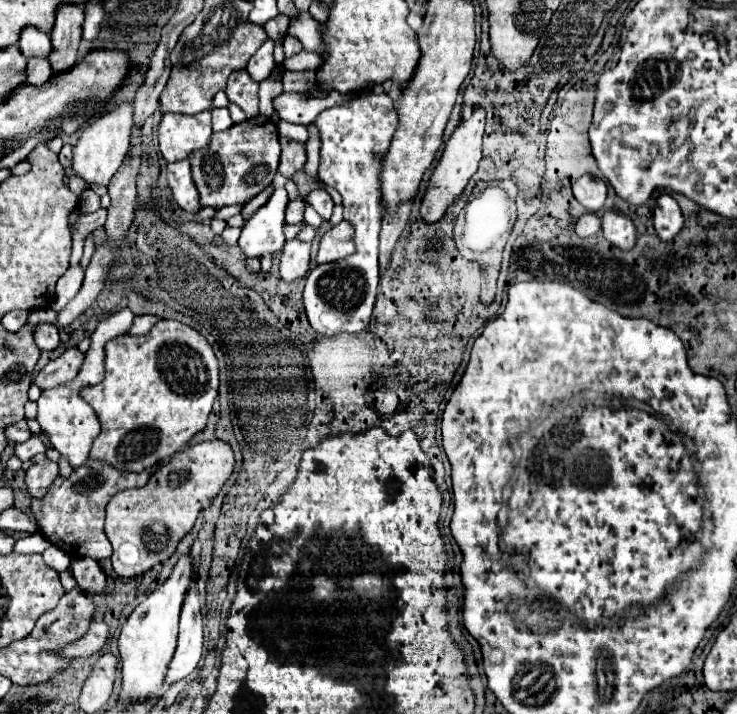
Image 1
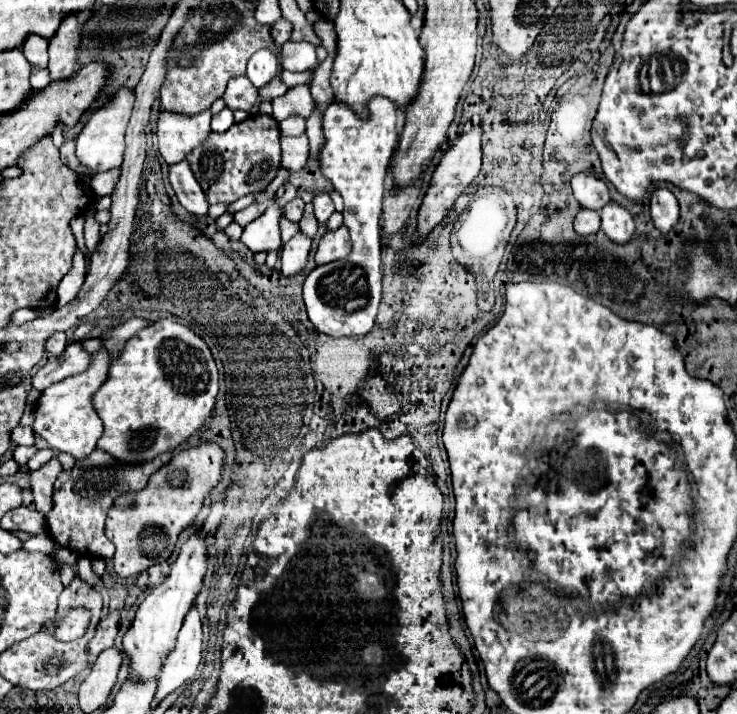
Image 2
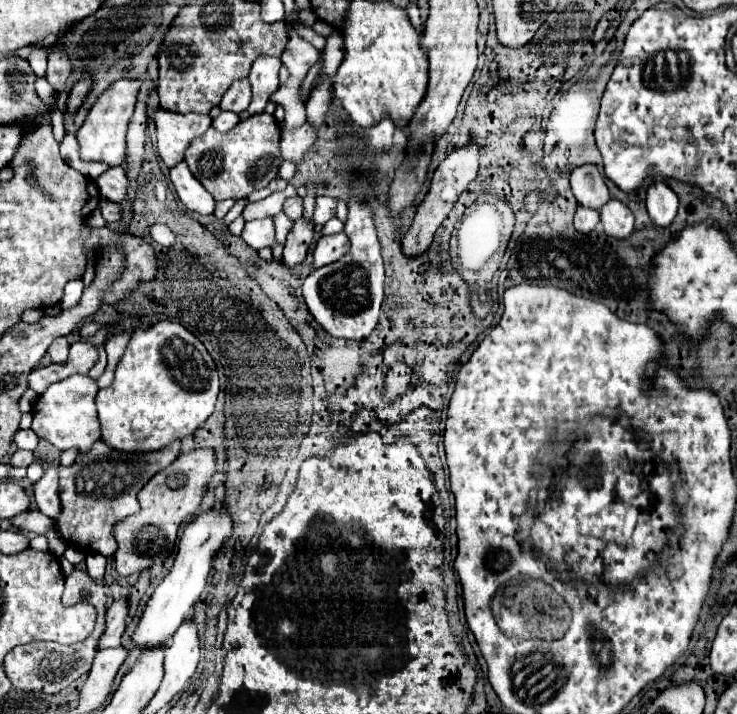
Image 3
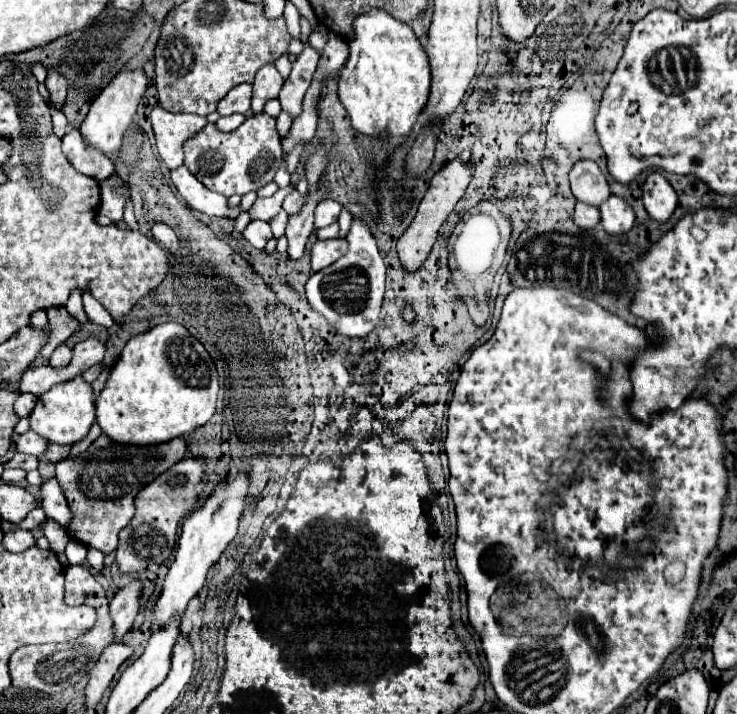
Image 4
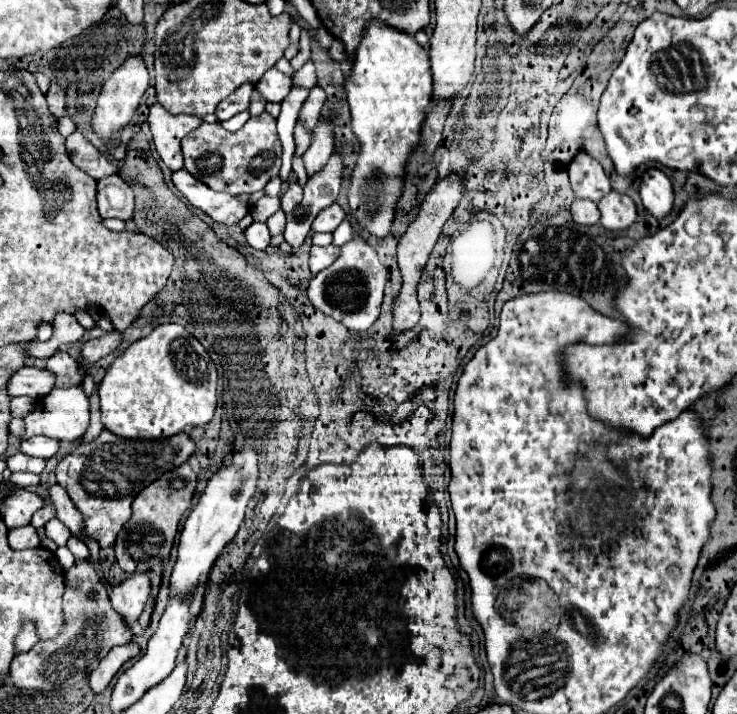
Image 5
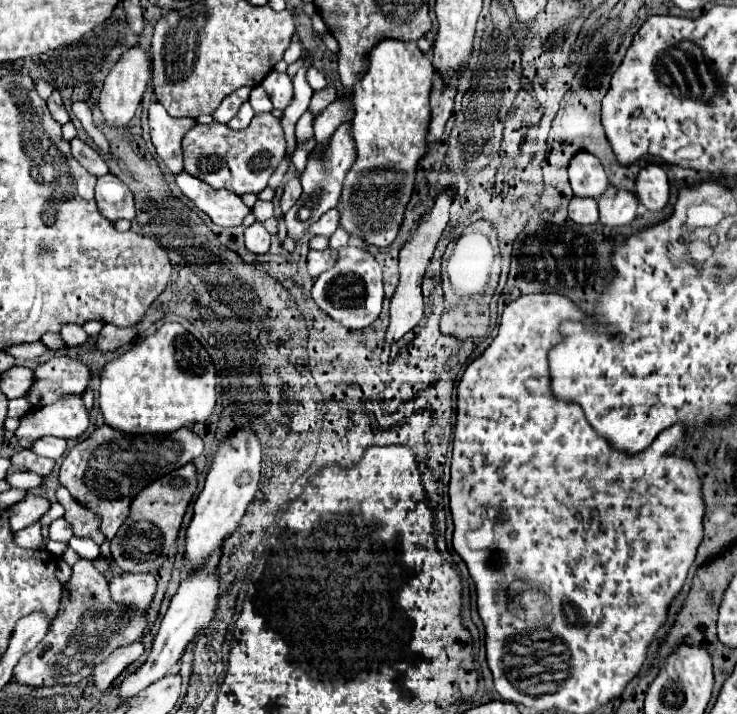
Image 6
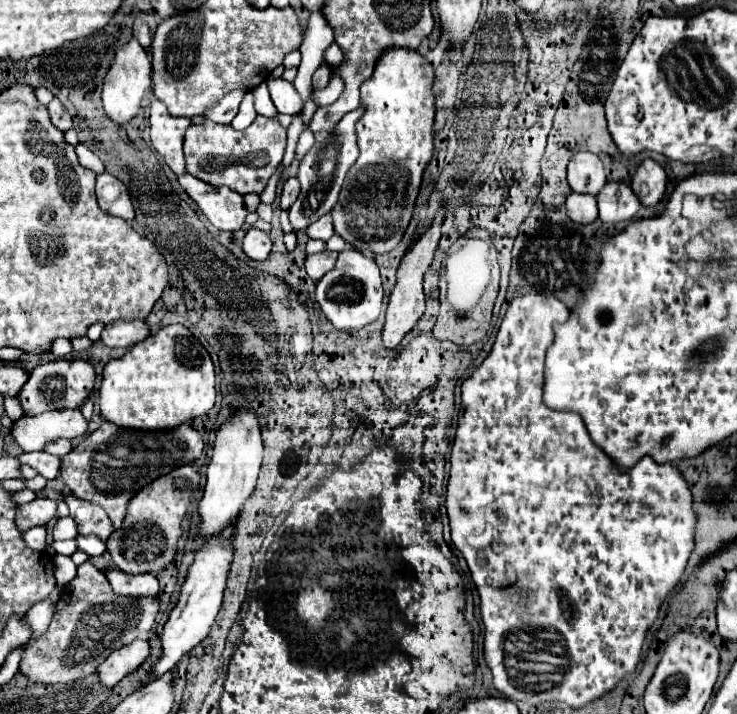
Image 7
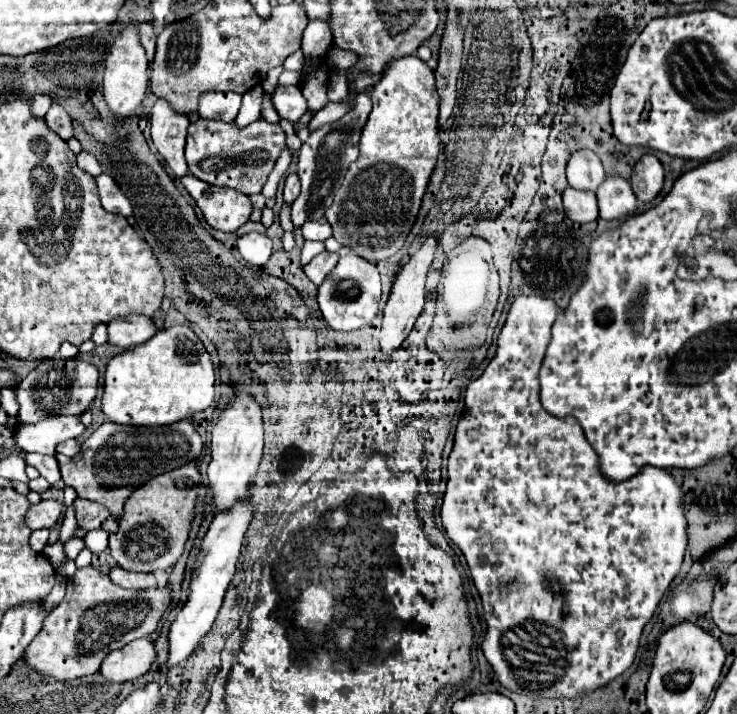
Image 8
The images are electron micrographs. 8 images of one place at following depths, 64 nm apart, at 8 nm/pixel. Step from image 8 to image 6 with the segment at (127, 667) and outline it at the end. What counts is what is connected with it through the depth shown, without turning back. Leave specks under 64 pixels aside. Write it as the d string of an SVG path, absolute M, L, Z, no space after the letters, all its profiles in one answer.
M132 642L128 646L116 648L102 664L96 666L96 670L92 674L94 686L104 692L128 664L132 664L136 658L140 658L142 652L144 652L142 642Z

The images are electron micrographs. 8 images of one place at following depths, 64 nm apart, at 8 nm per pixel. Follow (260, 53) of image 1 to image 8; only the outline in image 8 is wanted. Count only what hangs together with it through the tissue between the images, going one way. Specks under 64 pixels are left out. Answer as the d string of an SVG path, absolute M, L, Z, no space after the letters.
M276 86L272 94L272 102L280 118L288 118L292 124L298 122L298 118L306 112L306 100L298 86Z

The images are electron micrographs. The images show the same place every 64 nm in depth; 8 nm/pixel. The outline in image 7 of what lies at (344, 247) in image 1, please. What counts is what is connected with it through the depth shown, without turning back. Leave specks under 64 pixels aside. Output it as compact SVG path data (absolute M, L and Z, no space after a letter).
M326 250L320 254L308 254L308 258L306 258L308 276L312 280L320 280L328 270L334 268L336 258L338 258L338 252L332 252L332 250Z

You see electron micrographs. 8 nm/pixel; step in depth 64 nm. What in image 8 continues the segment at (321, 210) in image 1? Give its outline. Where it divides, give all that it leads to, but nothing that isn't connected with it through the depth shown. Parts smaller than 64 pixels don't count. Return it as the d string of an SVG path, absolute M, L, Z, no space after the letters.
M320 218L320 220L308 220L302 226L302 236L306 240L320 240L320 242L324 242L326 238L332 236L332 228L330 228L328 220L324 220L324 218Z

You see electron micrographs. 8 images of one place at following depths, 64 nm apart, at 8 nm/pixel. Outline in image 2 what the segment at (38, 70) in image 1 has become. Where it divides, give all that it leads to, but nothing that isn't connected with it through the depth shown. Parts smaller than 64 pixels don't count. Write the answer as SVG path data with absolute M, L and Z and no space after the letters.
M32 66L32 88L34 90L40 90L40 88L46 88L50 84L50 76L48 76L48 70L46 68L38 68L38 66Z

